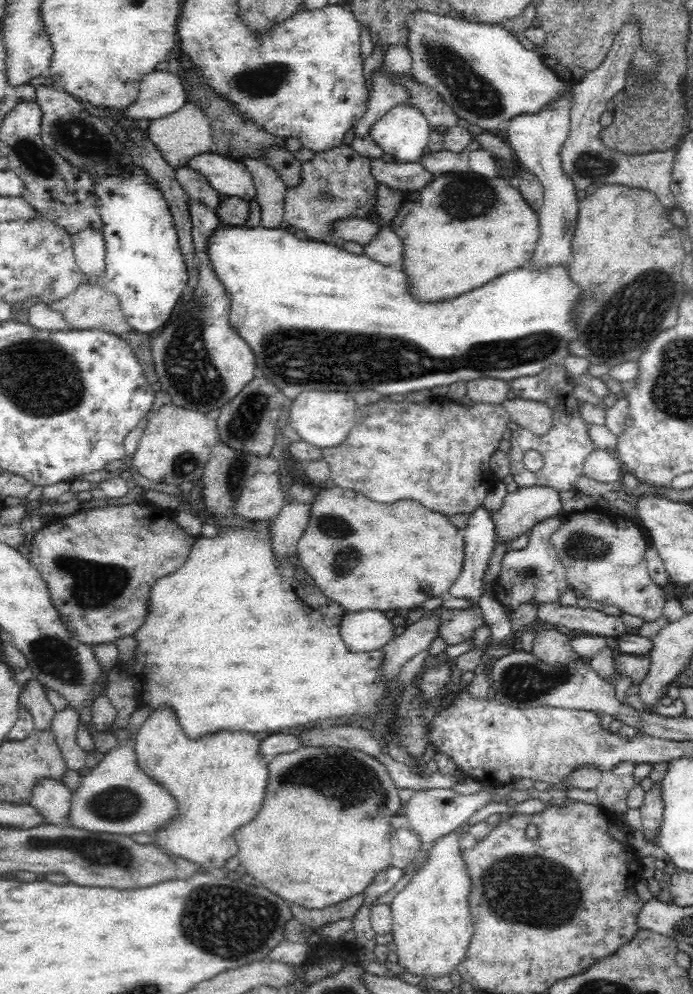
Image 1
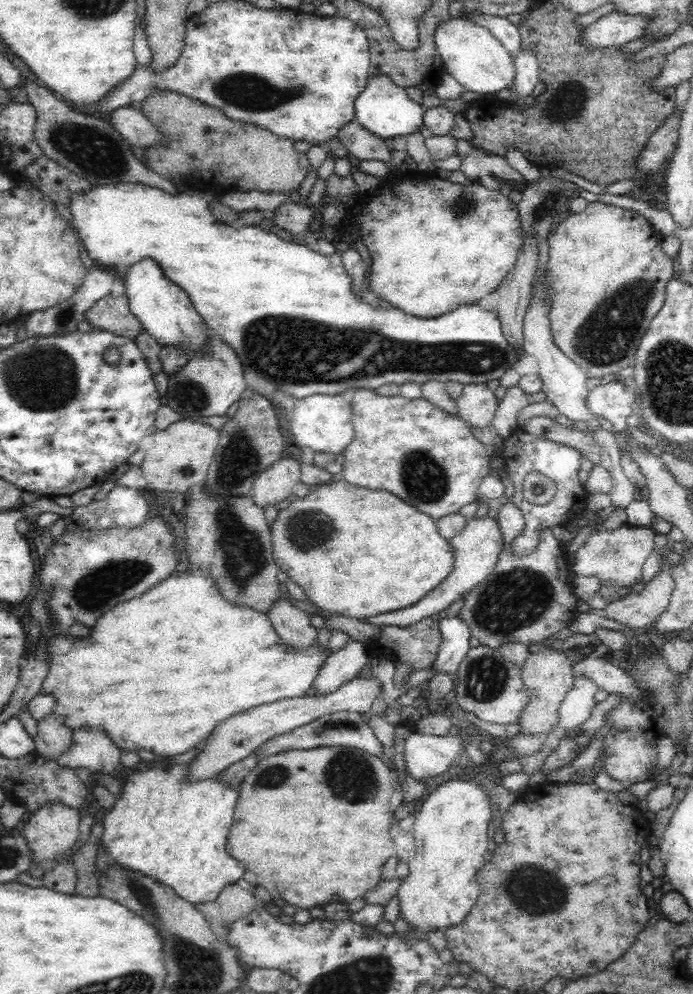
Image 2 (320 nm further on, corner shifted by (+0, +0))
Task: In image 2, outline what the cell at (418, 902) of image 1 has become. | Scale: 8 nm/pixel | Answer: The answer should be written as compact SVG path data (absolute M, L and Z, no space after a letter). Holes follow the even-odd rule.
M447 780L426 797L418 802L412 828L415 854L407 862L409 874L401 882L397 897L402 918L408 920L412 928L430 932L460 924L478 900L477 874L485 865L488 824L493 813L484 790L466 780Z

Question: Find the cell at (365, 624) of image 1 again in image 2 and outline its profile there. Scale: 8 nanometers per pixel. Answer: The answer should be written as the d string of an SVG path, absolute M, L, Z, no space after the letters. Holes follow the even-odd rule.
M360 642L346 643L342 650L327 656L316 679L312 682L312 695L324 696L344 686L349 680L354 679L358 670L368 662L368 654L364 644Z

